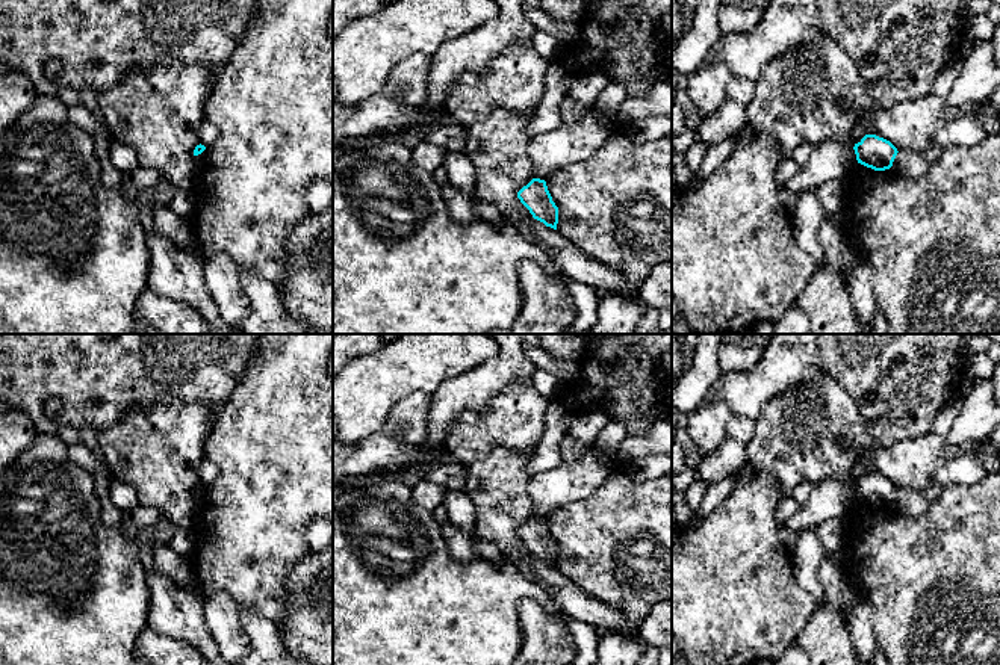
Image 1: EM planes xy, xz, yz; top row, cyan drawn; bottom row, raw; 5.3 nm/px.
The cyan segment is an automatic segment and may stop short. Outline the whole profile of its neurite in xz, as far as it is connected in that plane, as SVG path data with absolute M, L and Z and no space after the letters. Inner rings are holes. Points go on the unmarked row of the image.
M533 517L517 530L517 537L530 549L534 558L557 568L558 546L552 540L545 518Z

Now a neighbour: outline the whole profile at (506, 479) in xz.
M496 444L484 458L466 464L467 476L464 487L464 493L469 496L475 508L475 526L472 535L477 540L496 544L502 555L511 553L514 558L510 561L510 564L513 564L530 580L534 580L536 558L533 556L530 549L520 541L520 538L517 537L517 530L534 517L533 500L526 491L531 475L525 472L525 467L533 459L533 456L534 449L514 449Z

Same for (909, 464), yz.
M823 373L818 384L802 384L769 401L755 419L753 437L744 449L749 466L775 476L784 487L796 487L803 481L815 485L826 479L855 485L852 469L871 452L874 458L868 473L890 479L897 490L924 491L939 467L964 450L976 453L979 444L955 446L947 437L930 431L885 449L870 435L849 391Z

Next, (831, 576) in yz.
M826 556L818 567L817 577L825 591L825 602L834 609L840 611L846 623L849 621L852 602L843 603L843 585L844 585L844 571L838 567L832 556Z

